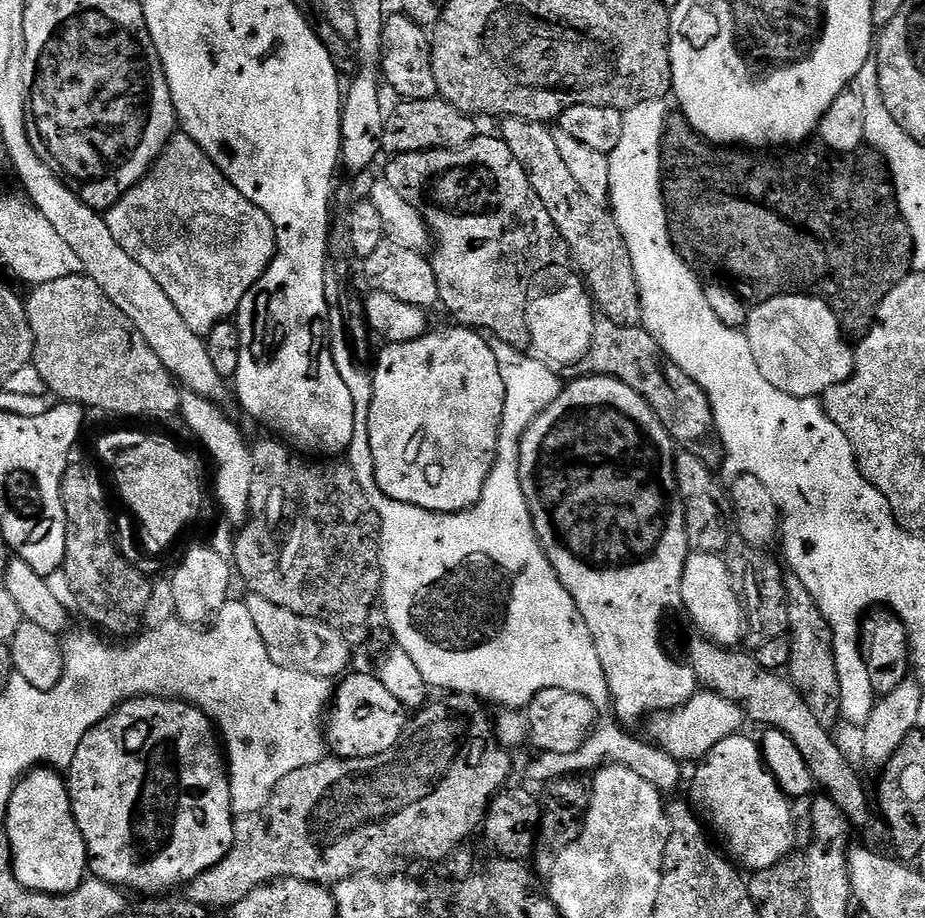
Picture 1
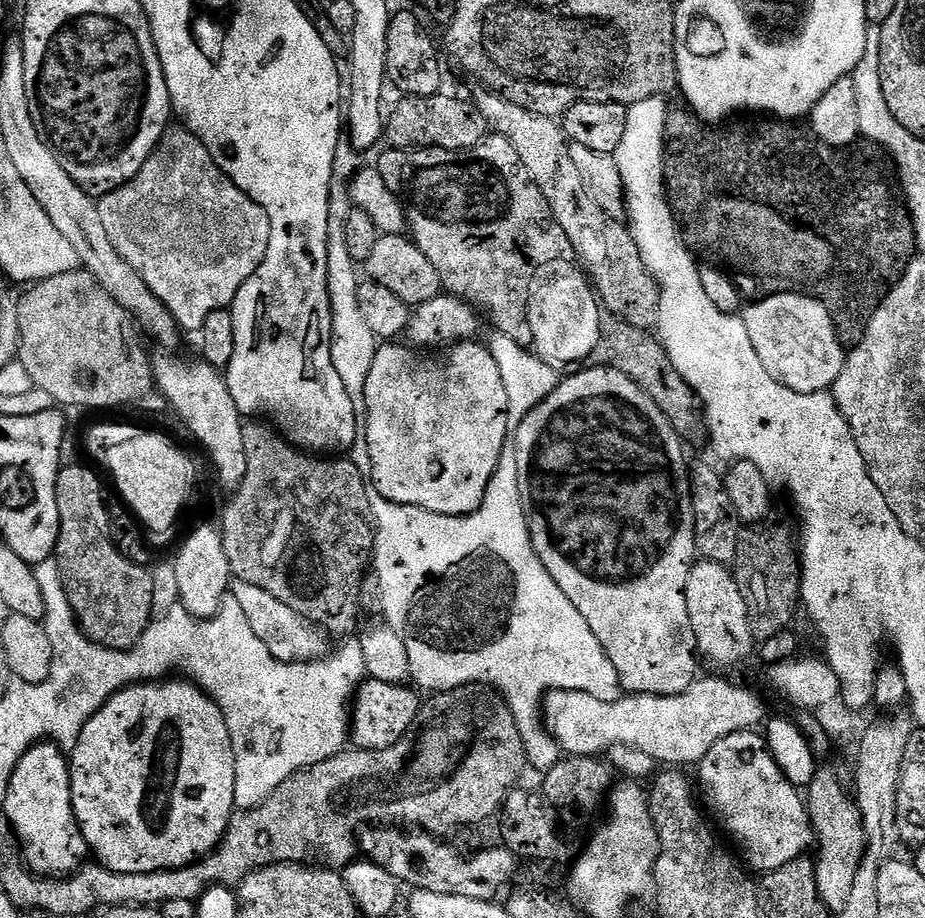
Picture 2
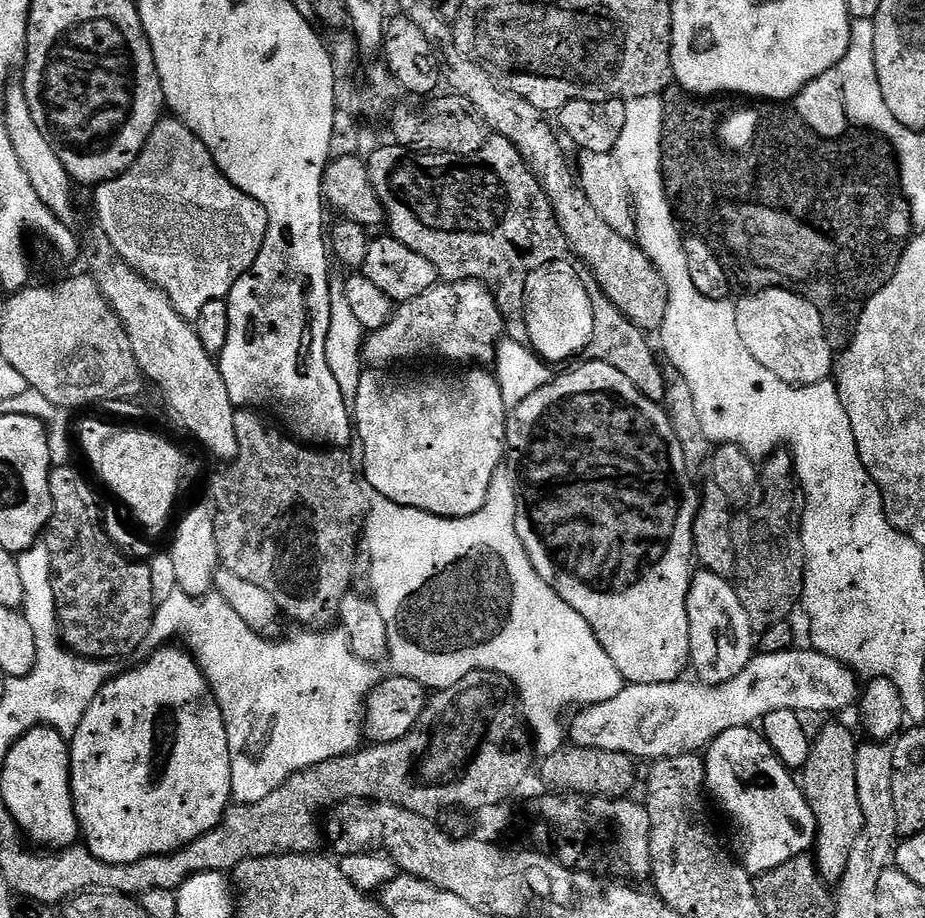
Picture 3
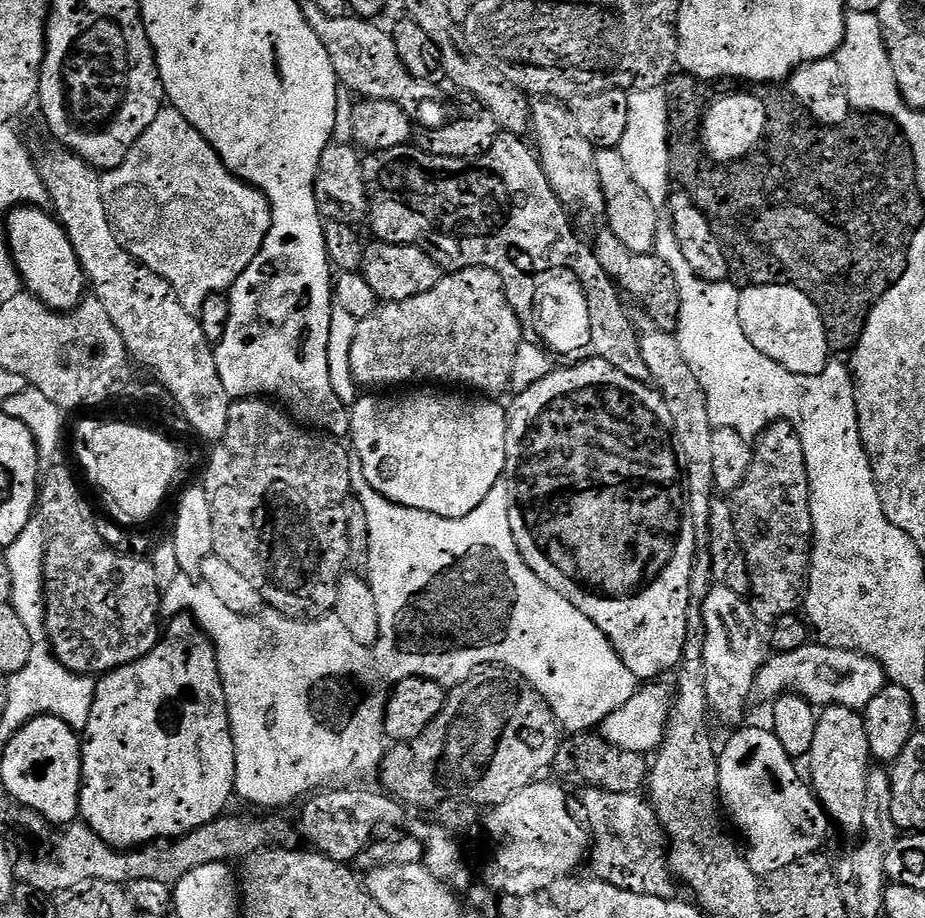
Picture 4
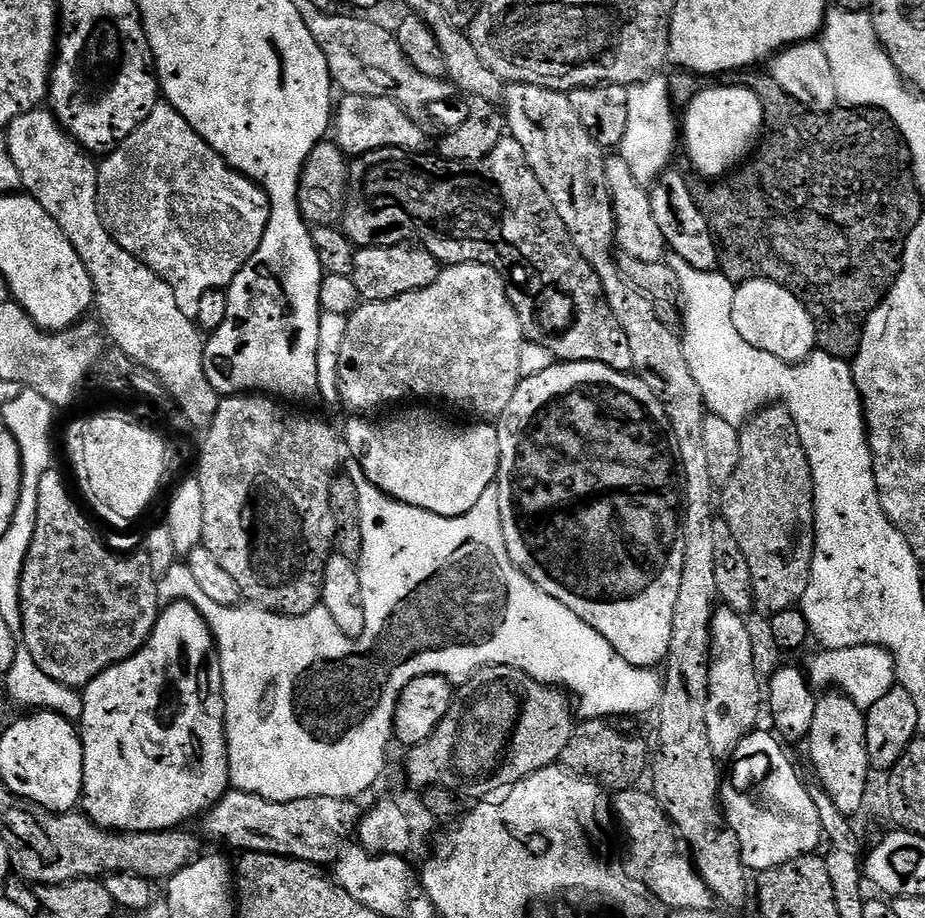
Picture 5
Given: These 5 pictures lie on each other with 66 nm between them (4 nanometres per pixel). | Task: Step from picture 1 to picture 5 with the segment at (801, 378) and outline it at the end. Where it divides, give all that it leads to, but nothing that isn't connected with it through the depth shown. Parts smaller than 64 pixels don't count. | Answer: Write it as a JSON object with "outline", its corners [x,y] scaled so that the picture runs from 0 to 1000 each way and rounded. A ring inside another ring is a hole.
{"outline":[[[805,305],[791,320],[791,345],[798,364],[811,377],[837,386],[851,397],[864,397],[883,382],[882,356],[871,333],[854,316],[831,305]]]}

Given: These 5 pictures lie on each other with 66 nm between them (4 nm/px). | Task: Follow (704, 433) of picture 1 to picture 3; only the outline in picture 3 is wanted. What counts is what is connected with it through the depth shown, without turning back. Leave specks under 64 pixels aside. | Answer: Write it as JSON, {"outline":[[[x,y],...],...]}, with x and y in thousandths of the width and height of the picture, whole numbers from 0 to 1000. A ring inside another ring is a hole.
{"outline":[[[650,326],[646,331],[646,339],[643,341],[644,350],[641,355],[641,368],[634,380],[636,392],[650,392],[664,403],[672,403],[681,416],[695,431],[708,436],[717,437],[718,420],[720,417],[720,405],[709,398],[709,388],[705,385],[705,379],[701,376],[702,367],[693,362],[690,355],[681,352],[672,341],[666,337],[664,329]]]}

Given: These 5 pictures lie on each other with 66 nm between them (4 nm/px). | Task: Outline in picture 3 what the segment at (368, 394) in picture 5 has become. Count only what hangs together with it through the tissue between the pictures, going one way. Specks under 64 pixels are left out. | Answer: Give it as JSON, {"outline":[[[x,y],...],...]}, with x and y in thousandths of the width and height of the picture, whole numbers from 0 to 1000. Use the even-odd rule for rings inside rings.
{"outline":[[[515,305],[472,308],[471,313],[440,327],[425,339],[423,346],[408,362],[397,363],[392,371],[391,392],[406,403],[415,403],[419,397],[432,397],[436,392],[481,392],[484,397],[502,399],[528,399],[535,393],[536,379],[546,369],[547,354],[531,315]]]}

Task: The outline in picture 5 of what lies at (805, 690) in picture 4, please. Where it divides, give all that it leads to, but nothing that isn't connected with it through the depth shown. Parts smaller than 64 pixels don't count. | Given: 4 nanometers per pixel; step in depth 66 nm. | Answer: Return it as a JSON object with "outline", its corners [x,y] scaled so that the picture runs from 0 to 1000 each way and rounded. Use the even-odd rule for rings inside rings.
{"outline":[[[919,704],[918,706],[902,706],[898,708],[882,708],[874,719],[871,727],[874,744],[886,752],[899,752],[910,755],[923,769],[937,773],[948,765],[954,765],[964,749],[970,748],[966,717],[957,706],[949,704]]]}

